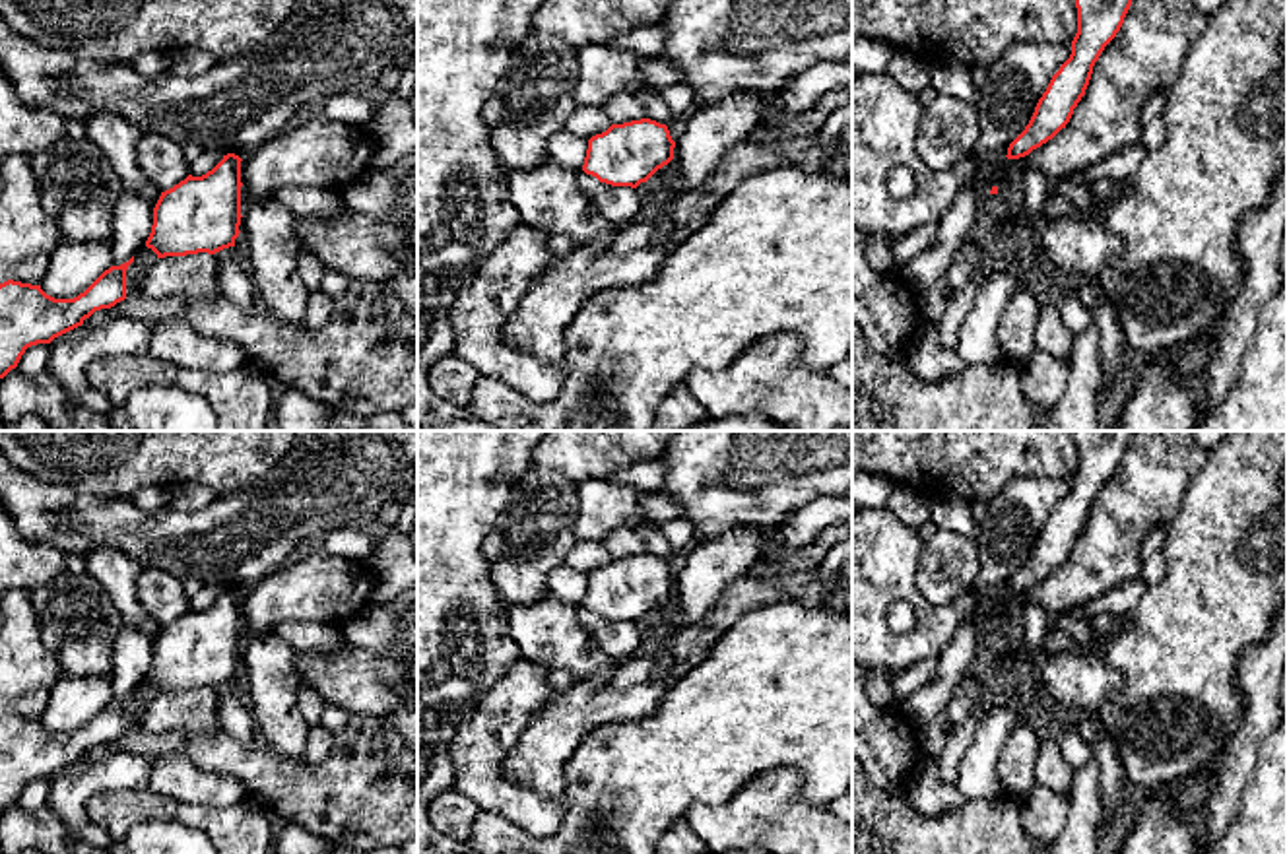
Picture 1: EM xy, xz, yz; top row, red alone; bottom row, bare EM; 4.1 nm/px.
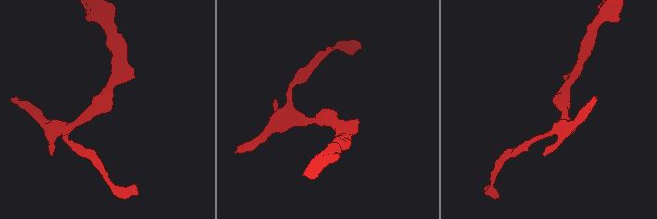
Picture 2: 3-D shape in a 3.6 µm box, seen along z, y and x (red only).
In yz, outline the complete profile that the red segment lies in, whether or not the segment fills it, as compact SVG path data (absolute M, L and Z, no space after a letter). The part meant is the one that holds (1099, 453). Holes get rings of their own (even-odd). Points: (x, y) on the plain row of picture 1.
M1075 431L1077 468L1072 489L1052 510L1025 565L1009 578L1007 594L1029 590L1070 557L1085 530L1093 501L1120 466L1134 431Z

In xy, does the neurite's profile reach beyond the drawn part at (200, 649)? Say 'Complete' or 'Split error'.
Complete

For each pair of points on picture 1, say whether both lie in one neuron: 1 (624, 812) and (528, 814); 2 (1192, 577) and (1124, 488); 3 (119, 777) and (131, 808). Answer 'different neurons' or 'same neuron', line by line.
1: different neurons
2: different neurons
3: different neurons

